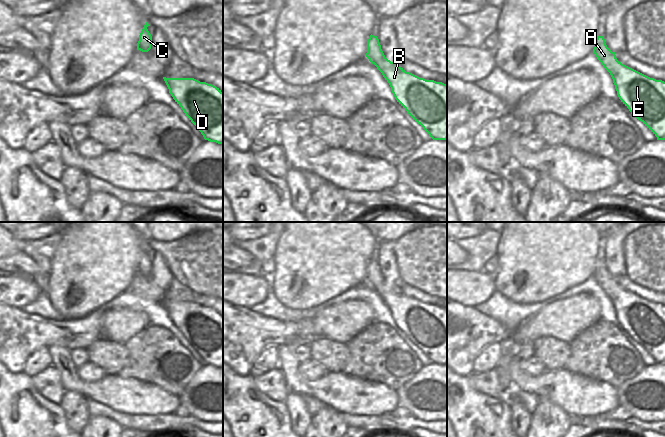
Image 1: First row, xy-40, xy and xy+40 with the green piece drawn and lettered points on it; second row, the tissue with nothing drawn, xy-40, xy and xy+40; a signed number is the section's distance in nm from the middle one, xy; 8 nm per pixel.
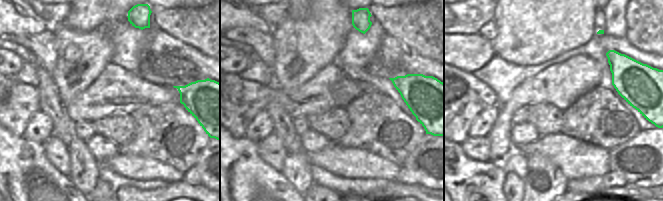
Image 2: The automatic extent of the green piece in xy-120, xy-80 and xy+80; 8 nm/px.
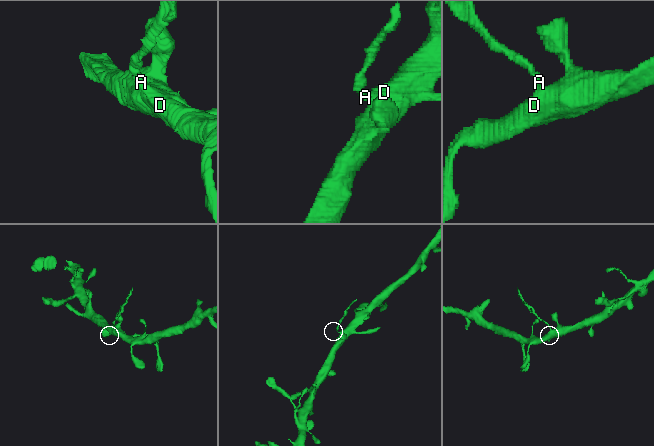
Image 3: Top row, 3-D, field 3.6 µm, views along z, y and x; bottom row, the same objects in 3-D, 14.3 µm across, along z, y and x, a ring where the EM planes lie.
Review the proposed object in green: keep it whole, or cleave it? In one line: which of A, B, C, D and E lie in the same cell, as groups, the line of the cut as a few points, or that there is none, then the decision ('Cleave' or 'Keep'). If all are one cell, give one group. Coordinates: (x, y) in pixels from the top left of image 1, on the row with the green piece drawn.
Groups: A C / B D E. Split along xy+40 (616, 58), (615, 64), (610, 70), (607, 70). Cleave

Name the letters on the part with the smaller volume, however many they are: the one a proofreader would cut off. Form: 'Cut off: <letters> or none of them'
Cut off: A, C

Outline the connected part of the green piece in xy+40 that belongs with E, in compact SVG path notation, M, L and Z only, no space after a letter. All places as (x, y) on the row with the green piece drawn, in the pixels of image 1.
M615 59L610 73L617 95L631 114L640 120L656 137L665 140L665 82L650 78Z

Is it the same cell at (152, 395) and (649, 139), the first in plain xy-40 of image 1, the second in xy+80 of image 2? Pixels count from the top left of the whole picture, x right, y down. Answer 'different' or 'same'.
different

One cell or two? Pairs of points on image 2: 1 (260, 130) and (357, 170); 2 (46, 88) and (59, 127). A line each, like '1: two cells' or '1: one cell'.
1: two cells
2: one cell

